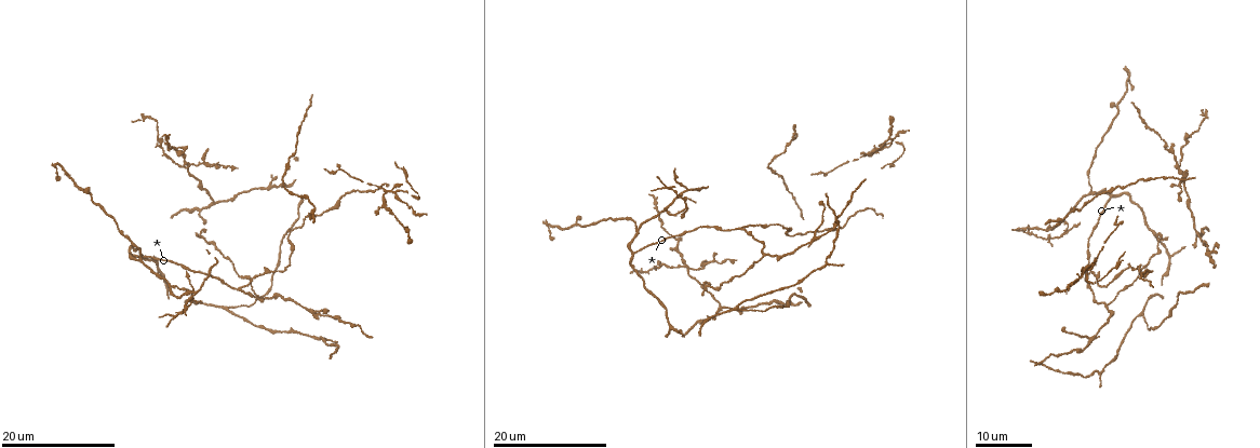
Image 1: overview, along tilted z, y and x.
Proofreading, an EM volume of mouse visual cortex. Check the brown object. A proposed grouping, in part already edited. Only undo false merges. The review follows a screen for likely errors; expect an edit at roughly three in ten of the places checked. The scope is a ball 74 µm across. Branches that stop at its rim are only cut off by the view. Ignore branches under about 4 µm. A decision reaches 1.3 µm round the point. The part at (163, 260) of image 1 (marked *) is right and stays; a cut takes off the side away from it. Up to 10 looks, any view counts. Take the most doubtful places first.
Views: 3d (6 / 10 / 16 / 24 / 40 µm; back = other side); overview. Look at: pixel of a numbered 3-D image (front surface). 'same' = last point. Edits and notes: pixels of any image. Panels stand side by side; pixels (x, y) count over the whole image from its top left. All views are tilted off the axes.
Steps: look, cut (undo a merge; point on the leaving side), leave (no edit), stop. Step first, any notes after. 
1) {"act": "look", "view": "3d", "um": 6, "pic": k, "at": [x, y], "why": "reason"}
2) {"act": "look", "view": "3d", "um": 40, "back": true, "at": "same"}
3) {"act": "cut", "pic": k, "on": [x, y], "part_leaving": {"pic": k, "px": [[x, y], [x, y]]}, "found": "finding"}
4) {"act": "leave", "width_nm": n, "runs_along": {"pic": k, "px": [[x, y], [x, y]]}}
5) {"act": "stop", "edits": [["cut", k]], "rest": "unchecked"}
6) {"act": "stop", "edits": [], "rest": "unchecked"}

{"act": "look", "view": "3d", "um": 24, "pic": 1, "at": [688, 267], "why": "four arms meet"}

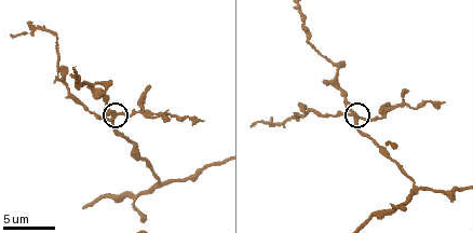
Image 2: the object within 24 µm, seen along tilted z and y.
{"act": "look", "view": "3d", "um": 10, "pic": 2, "at": [356, 118]}

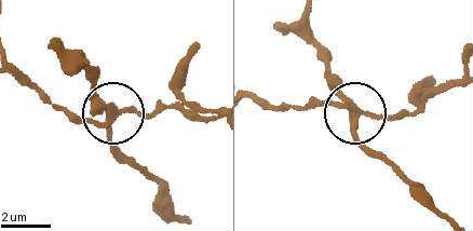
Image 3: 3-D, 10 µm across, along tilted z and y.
{"act": "cut", "pic": 3, "on": [76, 119], "side_arm_um": 10, "part_leaving": {"pic": 3, "px": [[111, 118], [70, 121], [13, 69]]}, "found": "two neurons meet here"}

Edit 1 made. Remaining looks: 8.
{"act": "look", "view": "3d", "um": 16, "pic": 1, "at": [1091, 339], "why": "looks like a crossing"}

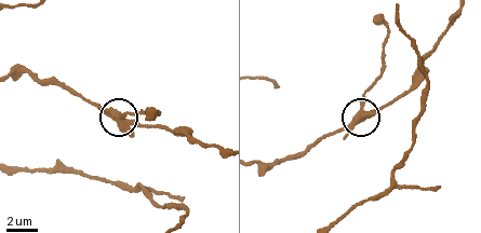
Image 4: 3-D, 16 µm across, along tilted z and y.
{"act": "look", "view": "3d", "um": 10, "pic": 4, "at": [120, 121]}

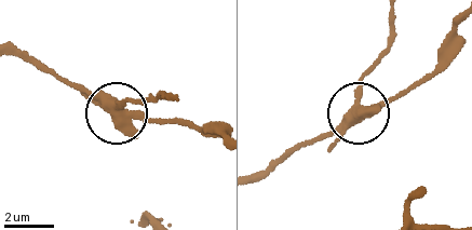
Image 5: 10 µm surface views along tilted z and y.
{"act": "cut", "pic": 5, "on": [363, 81], "width_nm": 430, "part_leaving": {"pic": 5, "px": [[354, 114], [359, 91], [390, 34], [391, 12]]}, "found": "a second neuron is stuck on"}

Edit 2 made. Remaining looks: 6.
{"act": "look", "view": "3d", "um": 24, "pic": 1, "at": [634, 230], "why": "three-way junction"}

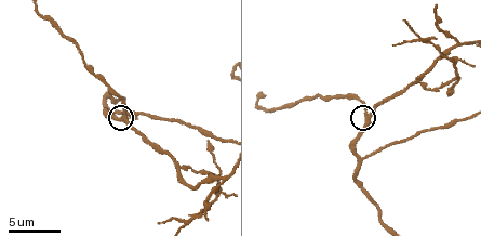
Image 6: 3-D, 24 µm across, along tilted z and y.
{"act": "look", "view": "3d", "um": 6, "pic": 6, "at": [125, 115]}

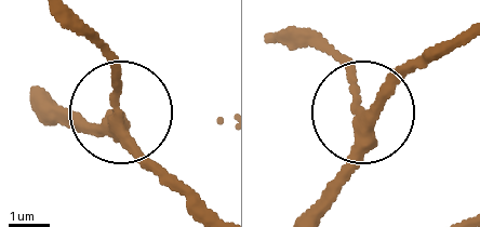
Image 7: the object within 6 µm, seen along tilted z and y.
{"act": "look", "view": "3d", "um": 6, "back": true, "pic": 7, "at": [114, 113]}

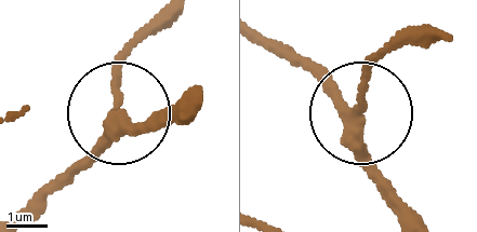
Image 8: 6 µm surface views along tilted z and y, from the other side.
{"act": "leave", "found": "continuous, no second neuron"}

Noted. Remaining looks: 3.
{"act": "look", "view": "3d", "um": 24, "pic": 1, "at": [337, 167]}

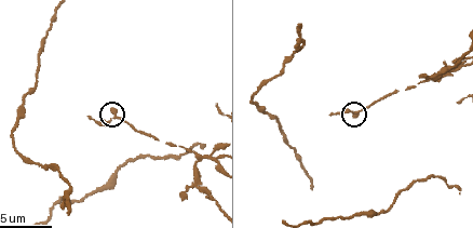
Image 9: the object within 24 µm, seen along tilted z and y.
{"act": "look", "view": "3d", "um": 10, "pic": 9, "at": [117, 117]}

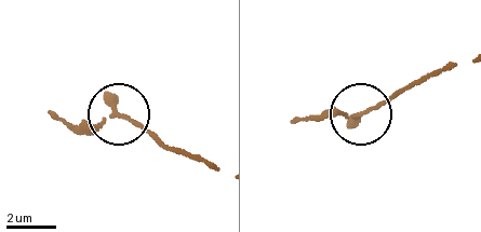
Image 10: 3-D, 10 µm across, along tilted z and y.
{"act": "look", "view": "3d", "um": 10, "back": true, "pic": 10, "at": [116, 115]}

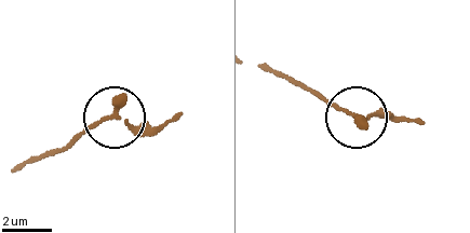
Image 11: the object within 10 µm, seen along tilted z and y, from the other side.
{"act": "leave", "arms": 3, "found": "all the same neuron"}

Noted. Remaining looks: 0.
{"act": "stop", "edits": [["cut", 3], ["cut", 5]], "rest": "unchecked"}

